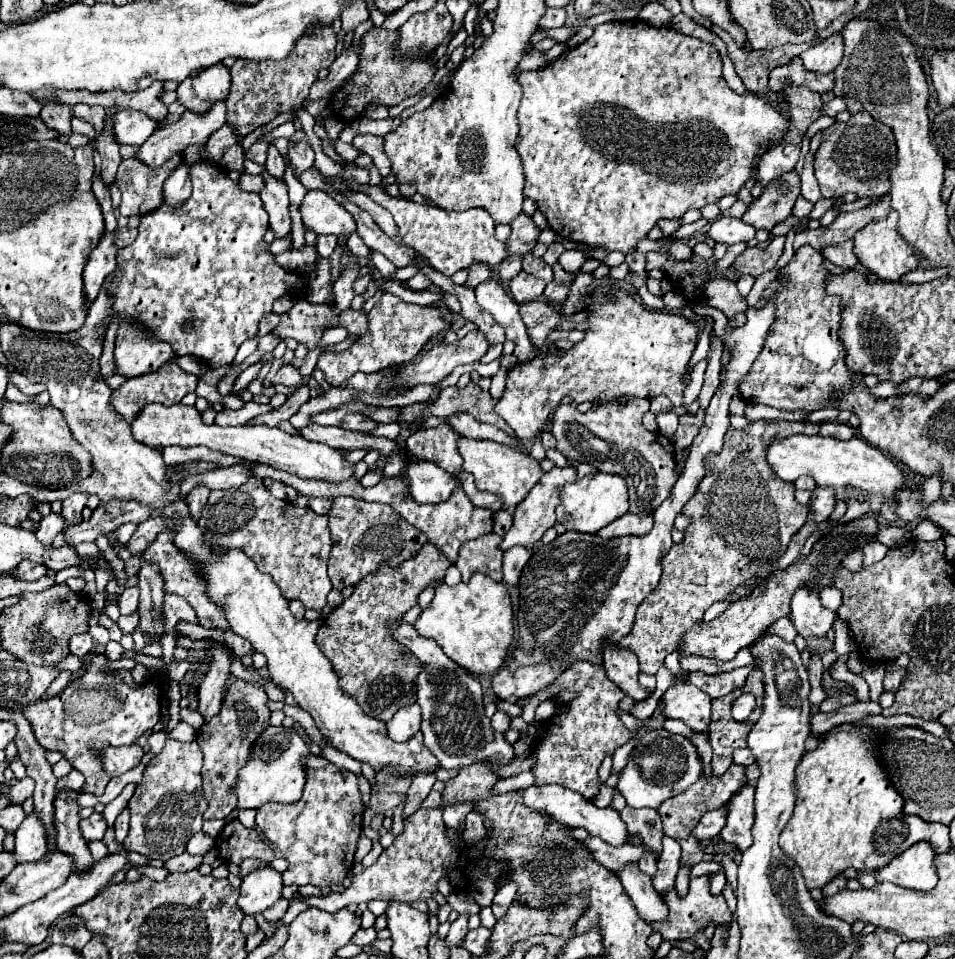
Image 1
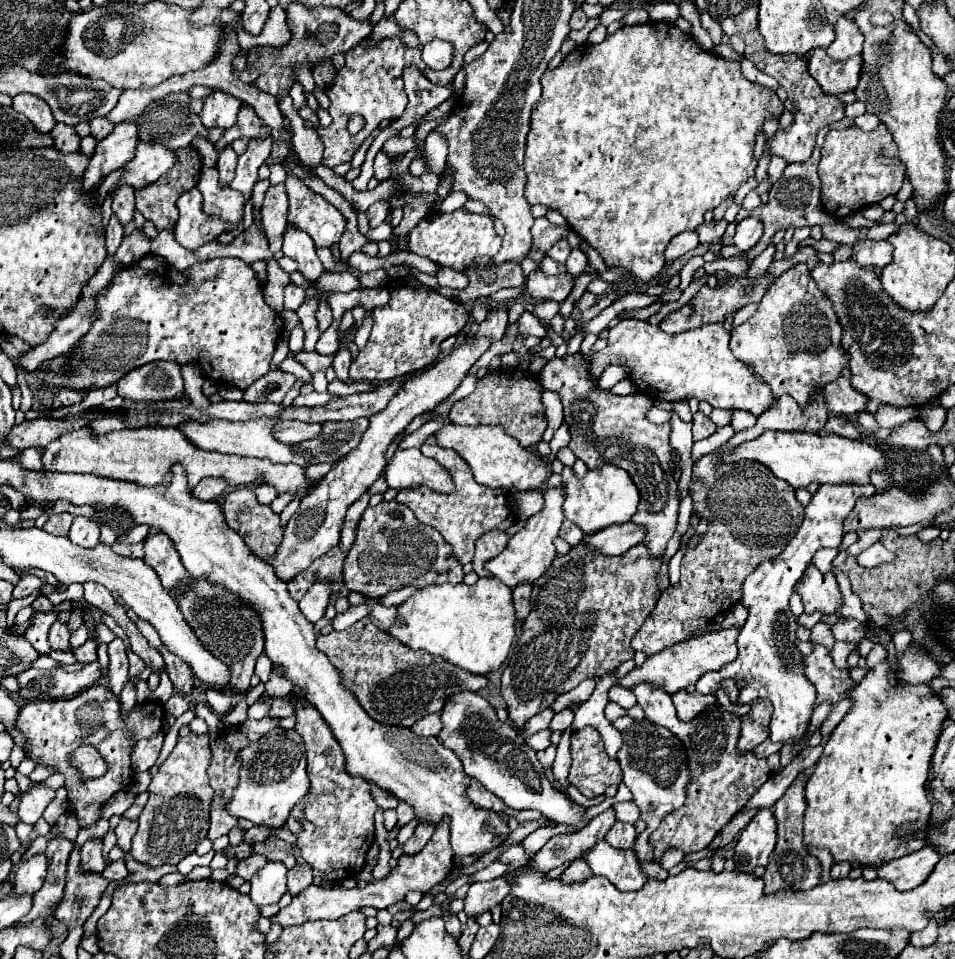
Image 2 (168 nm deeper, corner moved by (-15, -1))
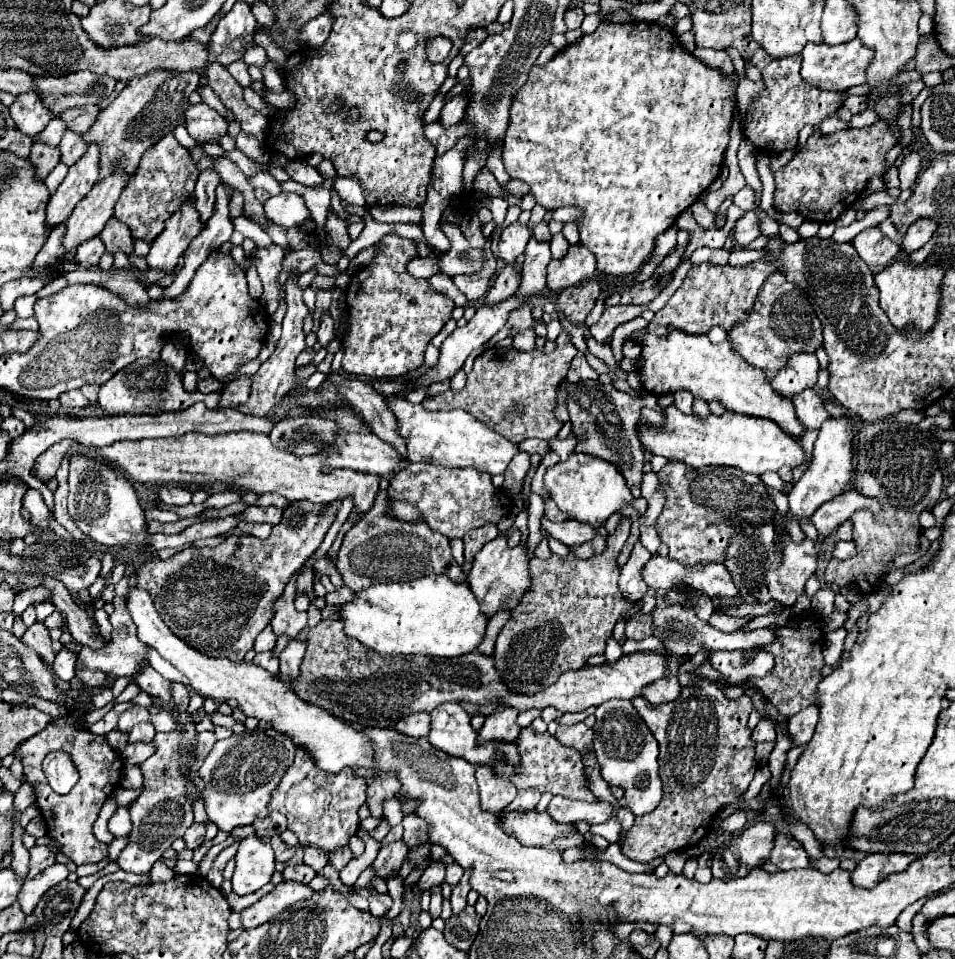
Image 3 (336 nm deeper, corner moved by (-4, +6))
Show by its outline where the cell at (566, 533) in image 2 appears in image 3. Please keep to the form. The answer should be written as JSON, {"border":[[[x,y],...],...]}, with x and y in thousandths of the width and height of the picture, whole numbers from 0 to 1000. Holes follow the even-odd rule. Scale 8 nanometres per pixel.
{"border":[[[574,519],[574,523],[572,523],[572,534],[570,534],[570,538],[572,538],[572,542],[576,542],[576,544],[588,544],[588,542],[593,542],[595,538],[591,538],[584,530],[582,530],[582,526]]]}

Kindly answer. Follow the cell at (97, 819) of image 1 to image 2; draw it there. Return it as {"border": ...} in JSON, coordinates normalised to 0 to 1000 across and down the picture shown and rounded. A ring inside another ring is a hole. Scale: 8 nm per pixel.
{"border":[[[93,875],[93,877],[89,877],[89,881],[85,883],[87,908],[102,908],[102,910],[106,910],[110,906],[110,896],[106,892],[106,883],[108,883],[108,875]]]}

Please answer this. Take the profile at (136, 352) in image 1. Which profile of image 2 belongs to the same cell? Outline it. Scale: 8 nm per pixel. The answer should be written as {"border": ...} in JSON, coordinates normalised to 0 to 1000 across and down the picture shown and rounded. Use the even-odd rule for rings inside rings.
{"border":[[[166,376],[135,387],[123,399],[123,412],[141,420],[166,420],[187,416],[192,412],[190,381]]]}

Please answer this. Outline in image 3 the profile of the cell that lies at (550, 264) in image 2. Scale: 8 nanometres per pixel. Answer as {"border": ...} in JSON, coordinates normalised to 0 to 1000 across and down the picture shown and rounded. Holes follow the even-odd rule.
{"border":[[[555,248],[551,257],[551,273],[547,279],[547,294],[538,307],[540,311],[555,311],[568,307],[568,302],[572,300],[570,292],[572,292],[572,277],[576,271],[578,271],[576,254],[561,252],[559,248]]]}

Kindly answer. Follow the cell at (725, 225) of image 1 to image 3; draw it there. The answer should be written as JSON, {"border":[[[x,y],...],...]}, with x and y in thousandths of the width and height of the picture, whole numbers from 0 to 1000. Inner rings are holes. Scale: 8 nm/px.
{"border":[[[781,221],[769,236],[766,248],[773,257],[783,257],[787,250],[792,250],[796,246],[796,238],[794,238],[794,227],[790,221]]]}

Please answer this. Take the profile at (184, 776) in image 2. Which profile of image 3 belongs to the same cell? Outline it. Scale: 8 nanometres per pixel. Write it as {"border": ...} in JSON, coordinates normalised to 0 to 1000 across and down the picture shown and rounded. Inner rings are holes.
{"border":[[[182,761],[176,765],[163,765],[161,776],[163,784],[147,797],[147,803],[151,807],[151,824],[149,828],[134,840],[136,853],[138,853],[138,868],[134,872],[132,884],[124,893],[124,903],[132,909],[140,911],[155,911],[161,899],[180,882],[184,874],[191,874],[193,868],[203,857],[201,847],[201,834],[195,830],[195,824],[199,820],[199,811],[193,807],[193,797],[199,792],[199,784],[193,784],[188,778],[193,763]]]}

